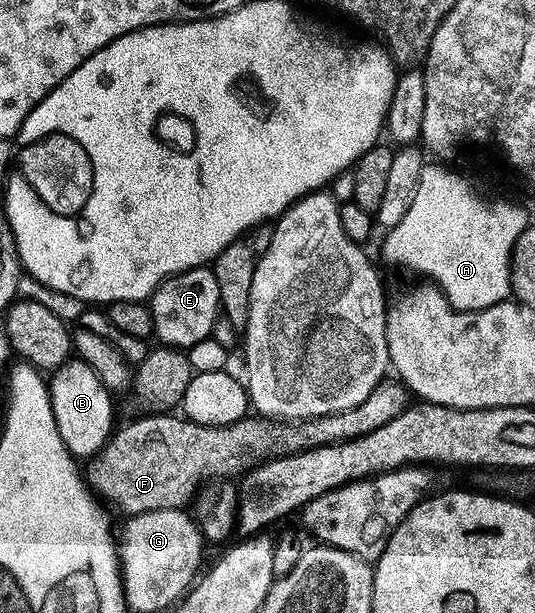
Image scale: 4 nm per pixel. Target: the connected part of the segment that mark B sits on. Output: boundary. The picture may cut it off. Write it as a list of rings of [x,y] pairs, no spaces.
[[[77,357],[71,358],[49,376],[48,390],[54,430],[62,438],[67,451],[78,461],[97,456],[116,427],[111,390],[101,383],[92,368]]]

